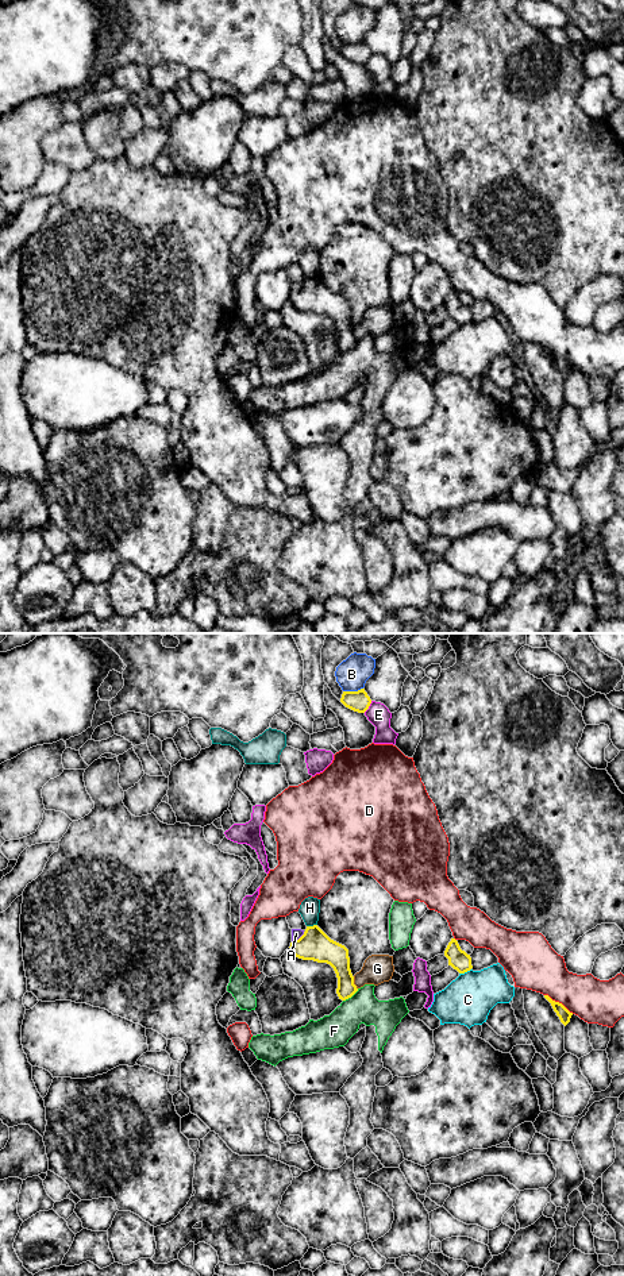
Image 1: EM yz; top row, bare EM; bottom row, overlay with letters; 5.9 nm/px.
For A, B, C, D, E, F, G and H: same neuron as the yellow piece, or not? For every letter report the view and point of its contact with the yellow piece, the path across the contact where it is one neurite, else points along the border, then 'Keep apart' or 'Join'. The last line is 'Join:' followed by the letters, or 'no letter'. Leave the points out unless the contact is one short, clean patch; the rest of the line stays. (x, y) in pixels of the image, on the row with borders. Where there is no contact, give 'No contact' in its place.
A: Touches yellow at yz (299, 939). Keep apart
B: Touches yellow at yz (353, 692). Keep apart
C: Touches yellow at yz (465, 971). Keep apart
D: Touches yellow at yz (558, 1002). Keep apart
E: Touches yellow at yz (369, 705). Keep apart
F: Touches yellow at yz (350, 997). Keep apart
G: Touches yellow at yz (353, 983). Keep apart
H: Touches yellow at yz (311, 926). Keep apart
Join: no letter

